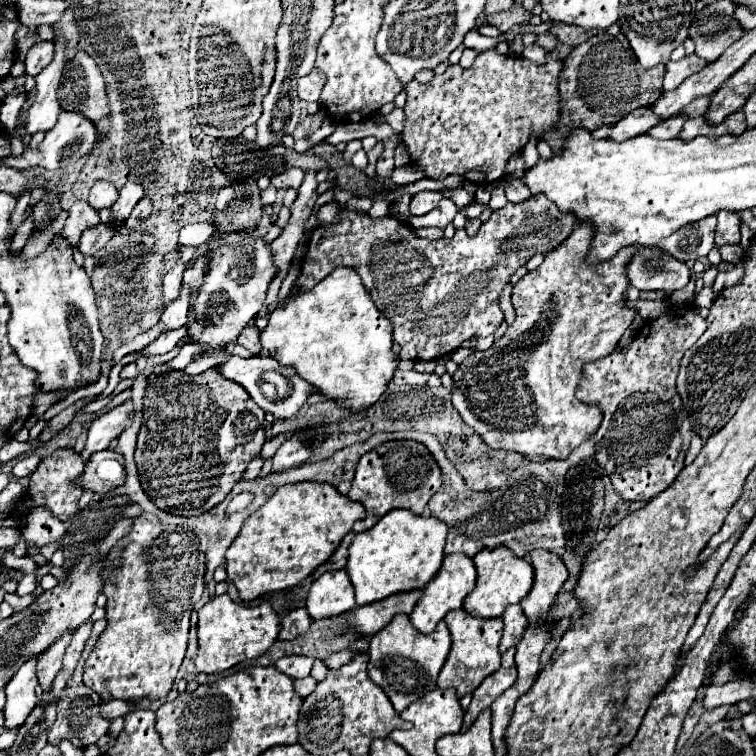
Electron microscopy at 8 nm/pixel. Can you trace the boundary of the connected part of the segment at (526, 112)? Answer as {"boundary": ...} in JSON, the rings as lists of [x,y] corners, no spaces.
{"boundary":[[[487,50],[475,58],[471,68],[449,66],[443,74],[435,74],[425,84],[419,84],[417,80],[407,84],[407,104],[403,108],[405,126],[401,140],[409,152],[411,164],[431,180],[443,180],[451,174],[459,174],[473,184],[491,184],[501,180],[509,158],[527,146],[531,134],[541,140],[547,130],[559,126],[559,72],[563,68],[563,60],[557,50],[547,52],[545,60],[545,64],[535,64],[523,56]]]}

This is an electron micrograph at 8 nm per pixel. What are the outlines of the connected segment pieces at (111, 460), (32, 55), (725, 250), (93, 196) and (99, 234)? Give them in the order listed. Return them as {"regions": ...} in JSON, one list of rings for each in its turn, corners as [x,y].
{"regions":[[[[103,450],[103,452],[91,454],[91,460],[85,462],[83,476],[79,476],[79,488],[99,492],[99,494],[107,494],[109,490],[115,490],[117,486],[121,486],[125,482],[125,466],[123,464],[125,464],[123,456],[113,450]]],[[[39,42],[35,44],[25,60],[25,72],[29,76],[37,76],[47,64],[53,60],[53,42]]],[[[739,244],[735,246],[721,246],[721,258],[723,262],[731,262],[731,264],[737,264],[743,256],[743,248]]],[[[97,182],[91,192],[89,192],[89,206],[95,208],[95,210],[101,210],[101,208],[111,208],[117,200],[117,190],[113,184],[109,182]]],[[[99,224],[97,228],[89,228],[83,232],[79,242],[75,245],[85,256],[95,256],[113,236],[113,228],[107,224]]]]}

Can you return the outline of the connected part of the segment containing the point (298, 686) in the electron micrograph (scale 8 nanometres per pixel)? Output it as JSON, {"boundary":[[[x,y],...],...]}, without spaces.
{"boundary":[[[307,676],[307,678],[303,678],[303,680],[295,680],[295,682],[293,682],[293,690],[295,690],[301,698],[309,696],[309,692],[311,692],[315,686],[317,686],[317,682],[315,682],[315,678],[311,678],[311,676]]]}

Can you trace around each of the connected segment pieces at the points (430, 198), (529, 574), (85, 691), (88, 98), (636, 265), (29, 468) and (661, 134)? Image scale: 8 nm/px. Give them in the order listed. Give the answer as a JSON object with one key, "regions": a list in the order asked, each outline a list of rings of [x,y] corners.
{"regions":[[[[419,192],[419,194],[411,200],[411,206],[409,206],[411,216],[423,216],[423,214],[431,212],[431,210],[439,204],[441,198],[443,198],[443,196],[441,196],[439,192]]],[[[499,546],[495,550],[481,550],[475,558],[477,586],[467,594],[463,608],[475,618],[497,618],[509,604],[519,604],[527,596],[533,584],[533,566],[517,558],[509,548]]],[[[97,620],[97,622],[93,624],[93,634],[91,634],[91,638],[89,638],[89,642],[87,642],[87,646],[85,646],[85,652],[83,652],[83,656],[81,656],[81,662],[79,662],[79,666],[75,668],[75,674],[71,676],[71,680],[67,682],[63,694],[61,694],[59,700],[57,700],[57,720],[55,720],[55,724],[53,724],[51,732],[49,732],[49,744],[53,744],[53,746],[57,746],[61,740],[69,740],[69,742],[71,742],[73,746],[77,746],[77,748],[87,748],[89,744],[95,744],[95,742],[97,742],[103,734],[107,734],[107,730],[109,730],[109,722],[99,716],[99,706],[103,704],[103,698],[101,698],[97,692],[89,690],[89,688],[81,682],[83,664],[85,664],[89,652],[95,648],[95,644],[97,644],[101,632],[105,630],[105,626],[107,626],[105,620]]],[[[77,52],[75,58],[71,62],[67,62],[67,68],[63,70],[61,84],[59,84],[59,106],[61,106],[61,110],[83,112],[83,116],[87,116],[95,124],[99,138],[109,134],[111,124],[105,124],[105,118],[109,118],[111,110],[109,110],[109,98],[105,92],[105,80],[103,80],[101,70],[97,68],[95,60],[89,54]]],[[[651,246],[635,252],[627,264],[627,278],[629,284],[639,290],[663,290],[665,294],[671,294],[689,282],[691,270],[685,262]]],[[[29,454],[29,456],[21,458],[19,462],[15,462],[11,474],[13,474],[15,478],[27,478],[31,472],[35,472],[35,468],[39,466],[39,462],[41,462],[39,454]]],[[[673,116],[673,118],[669,118],[669,120],[657,124],[655,128],[651,128],[647,134],[649,134],[649,136],[655,136],[655,138],[659,138],[659,140],[675,138],[675,136],[681,132],[685,120],[687,120],[685,116]]]]}

